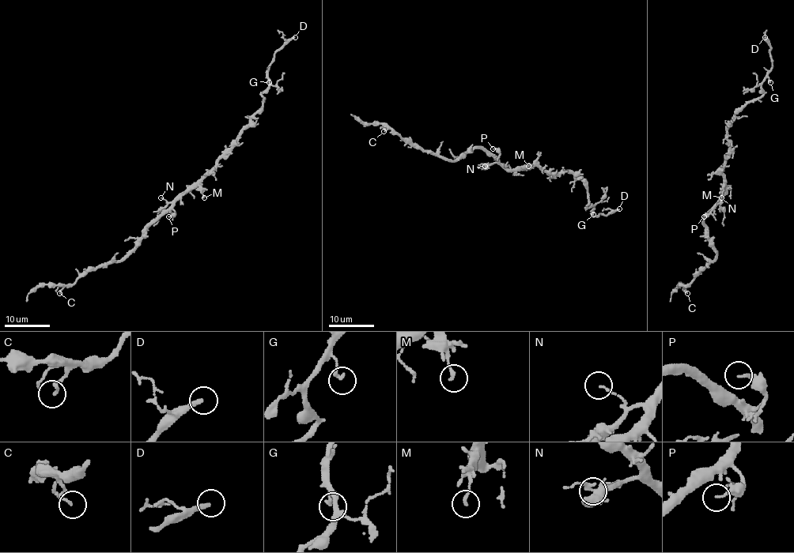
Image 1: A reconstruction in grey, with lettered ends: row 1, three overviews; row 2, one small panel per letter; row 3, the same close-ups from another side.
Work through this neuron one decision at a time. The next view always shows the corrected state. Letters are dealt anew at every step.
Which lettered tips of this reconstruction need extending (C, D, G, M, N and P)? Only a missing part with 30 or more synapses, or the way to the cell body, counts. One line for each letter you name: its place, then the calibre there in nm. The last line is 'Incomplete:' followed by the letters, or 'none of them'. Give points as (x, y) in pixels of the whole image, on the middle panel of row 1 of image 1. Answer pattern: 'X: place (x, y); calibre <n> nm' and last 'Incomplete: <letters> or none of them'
D: place (619, 208); calibre 240 nm
Incomplete: D

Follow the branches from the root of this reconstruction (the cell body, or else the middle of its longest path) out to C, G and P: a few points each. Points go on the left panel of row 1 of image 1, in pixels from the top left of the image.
C: (187, 190), (147, 228), (145, 235), (126, 255), (117, 261), (86, 270), (59, 293)
G: (187, 190), (214, 167), (215, 162), (249, 123), (262, 103), (262, 94), (269, 86), (267, 77), (269, 82)
P: (187, 190), (174, 203), (175, 213), (168, 216)

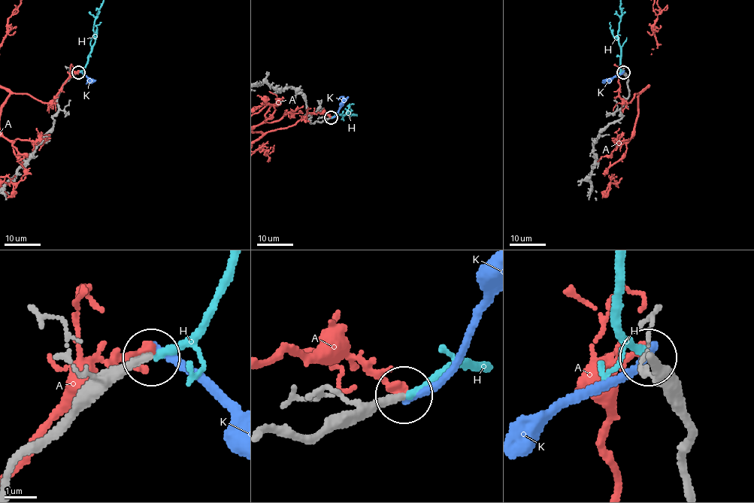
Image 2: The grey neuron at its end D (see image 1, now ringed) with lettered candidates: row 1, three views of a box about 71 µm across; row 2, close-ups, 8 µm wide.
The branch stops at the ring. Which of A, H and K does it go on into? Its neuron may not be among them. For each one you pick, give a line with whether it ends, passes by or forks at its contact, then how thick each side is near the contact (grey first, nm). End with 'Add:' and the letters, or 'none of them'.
H: it ends there; 240 nm thick on the grey side, 240 nm on the other
Add: H

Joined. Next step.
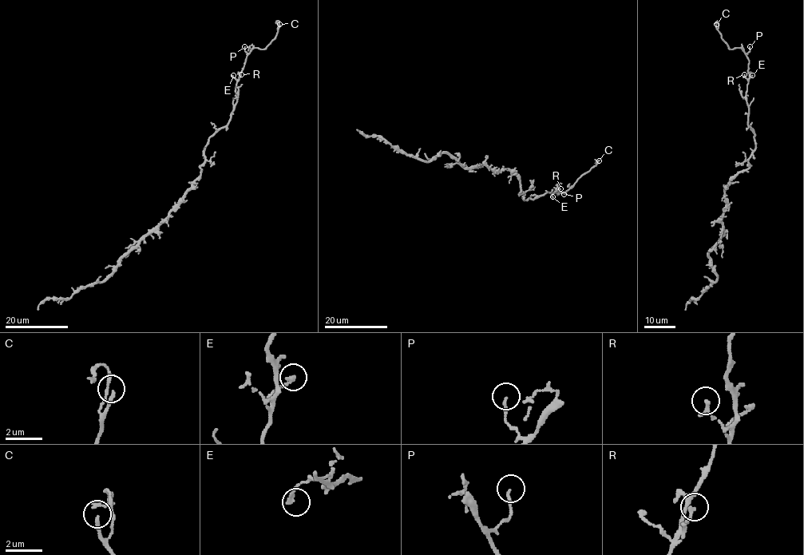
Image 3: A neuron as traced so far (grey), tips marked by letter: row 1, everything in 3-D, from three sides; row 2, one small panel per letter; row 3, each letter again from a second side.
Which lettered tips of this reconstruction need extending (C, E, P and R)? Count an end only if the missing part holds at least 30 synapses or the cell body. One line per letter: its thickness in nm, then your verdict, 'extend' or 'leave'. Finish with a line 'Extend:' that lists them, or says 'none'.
C: 180 nm | extend
E: 180 nm | leave
P: 140 nm | leave
R: 160 nm | leave
Extend: C

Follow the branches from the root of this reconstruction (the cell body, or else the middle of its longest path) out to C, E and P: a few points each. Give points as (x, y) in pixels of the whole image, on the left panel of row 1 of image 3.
C: (195, 180), (207, 139), (228, 123), (247, 53), (264, 49), (279, 24)
E: (195, 180), (204, 161), (203, 149), (207, 139), (228, 123), (237, 101), (237, 80), (233, 75)
P: (195, 180), (204, 161), (203, 149), (207, 139), (228, 123), (237, 101), (237, 79), (247, 56), (244, 46)

